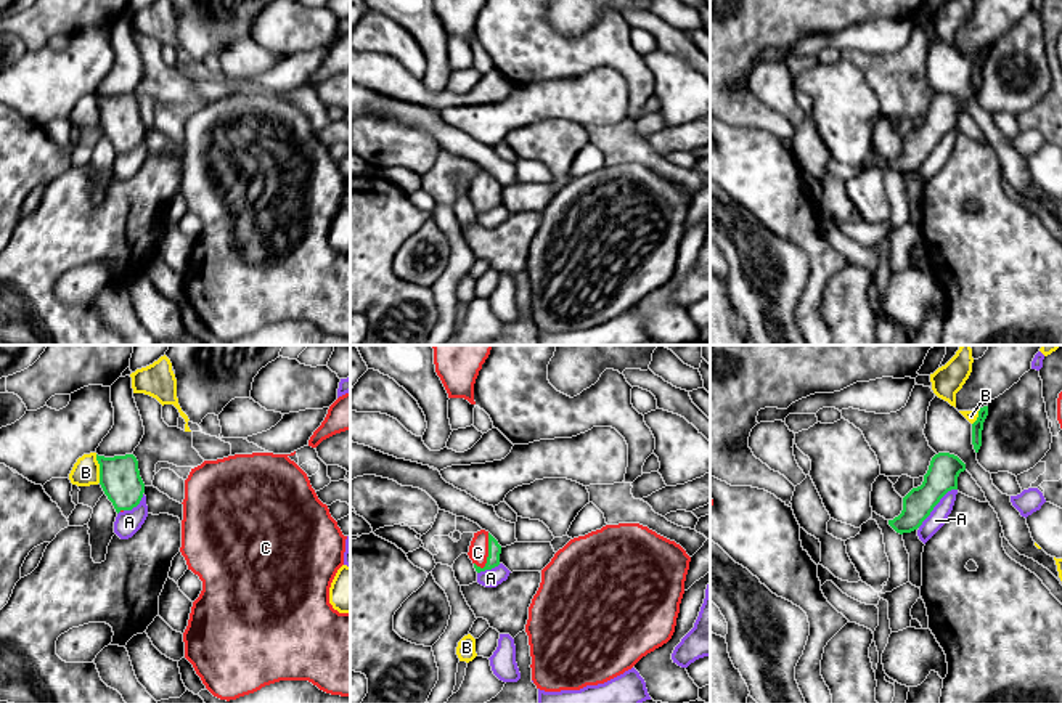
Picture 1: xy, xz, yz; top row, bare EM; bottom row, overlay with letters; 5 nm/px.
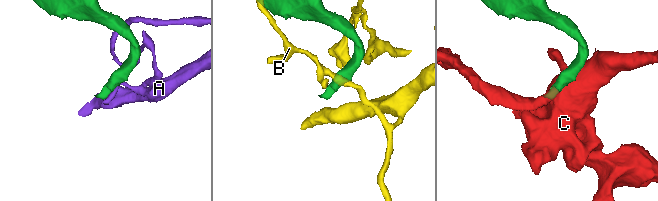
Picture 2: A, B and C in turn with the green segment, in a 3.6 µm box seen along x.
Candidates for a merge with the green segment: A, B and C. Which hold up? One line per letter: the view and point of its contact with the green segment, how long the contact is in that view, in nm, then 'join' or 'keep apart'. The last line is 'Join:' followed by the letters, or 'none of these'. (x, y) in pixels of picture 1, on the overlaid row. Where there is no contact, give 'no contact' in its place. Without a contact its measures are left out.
A: yz (935, 504) | 280 nm | keep apart
B: xy (100, 469) | 150 nm | keep apart
C: xz (489, 551) | 190 nm | join
Join: C

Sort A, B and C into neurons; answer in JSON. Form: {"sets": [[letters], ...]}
{"sets": [["A"], ["B"], ["C"]]}

